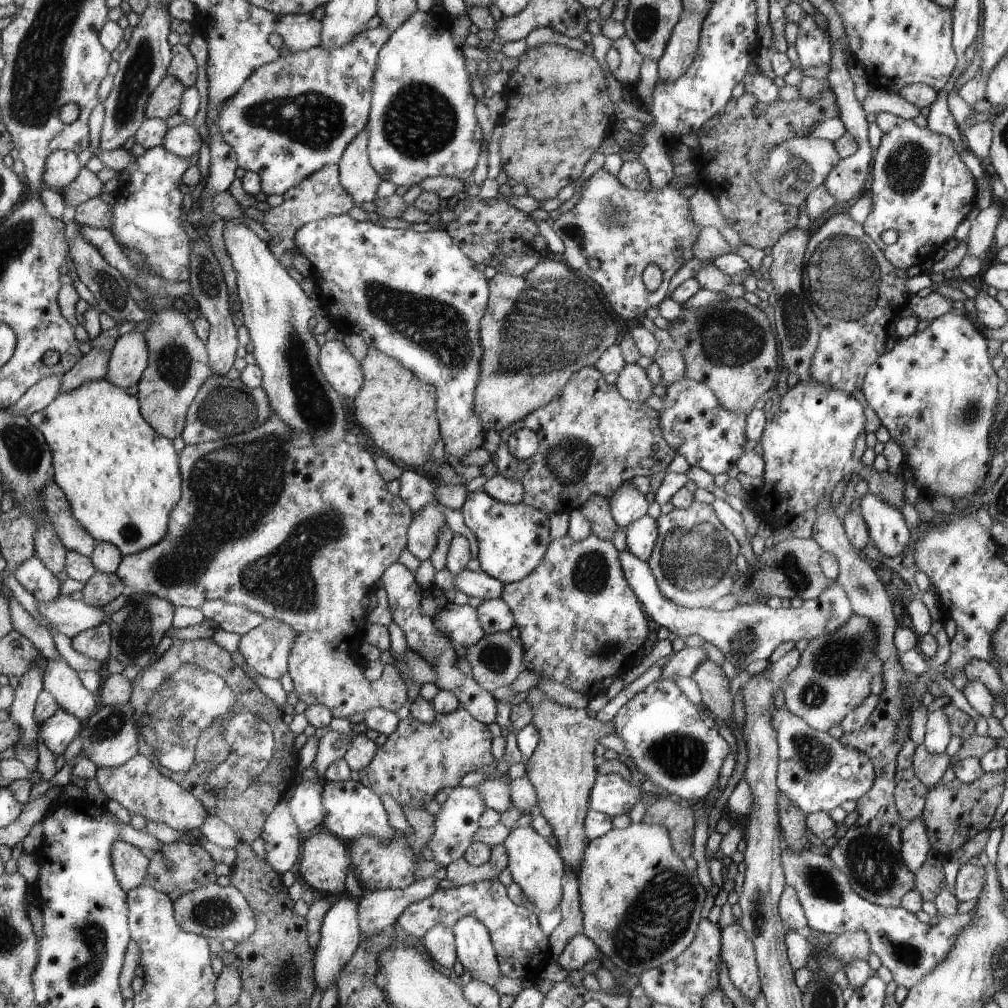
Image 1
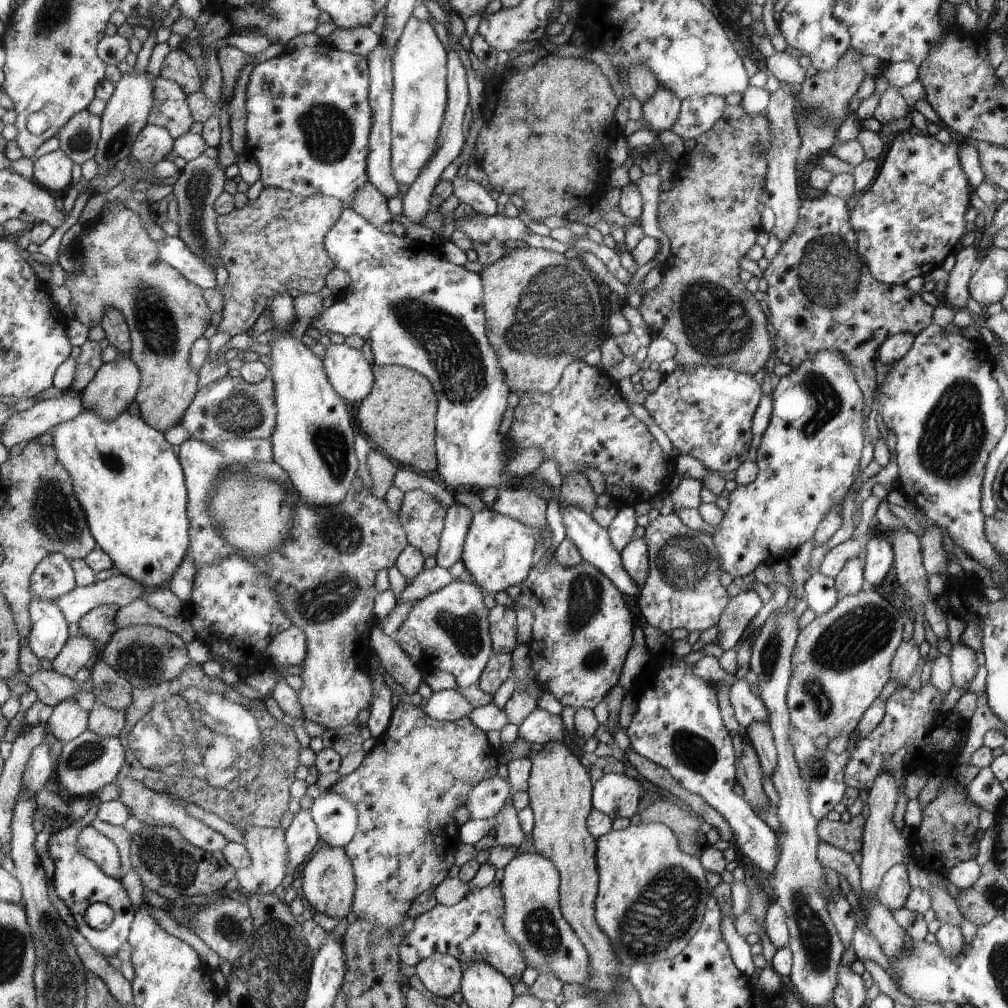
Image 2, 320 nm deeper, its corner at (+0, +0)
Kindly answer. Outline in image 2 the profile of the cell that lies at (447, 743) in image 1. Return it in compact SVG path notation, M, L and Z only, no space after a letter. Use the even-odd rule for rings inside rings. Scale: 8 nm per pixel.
M400 701L395 707L393 707L392 716L390 722L384 730L382 736L375 738L374 747L365 754L362 764L349 775L341 777L337 782L331 786L332 793L338 793L344 795L347 799L350 799L358 811L358 826L357 834L354 838L345 846L345 853L351 860L354 878L355 878L355 893L354 893L354 914L358 919L363 921L370 921L372 924L384 927L387 929L396 929L402 926L404 920L406 920L407 913L411 907L412 902L417 896L420 896L422 892L435 889L440 883L444 882L448 878L448 871L452 868L452 862L446 864L440 864L440 858L446 854L444 850L448 848L456 848L458 846L458 824L454 820L454 812L456 808L464 806L467 800L477 784L480 784L483 780L488 780L494 777L494 770L498 766L498 760L496 760L496 749L486 740L486 734L481 730L478 730L477 725L469 719L469 717L461 718L456 722L442 722L437 721L434 718L429 717L425 710L422 710L419 706L407 704L404 701Z

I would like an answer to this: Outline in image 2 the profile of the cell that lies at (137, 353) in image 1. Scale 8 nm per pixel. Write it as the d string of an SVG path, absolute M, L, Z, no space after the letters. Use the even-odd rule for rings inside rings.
M119 354L115 362L103 364L94 378L81 393L82 406L86 410L97 413L104 420L113 421L124 413L124 410L134 402L138 388L141 388L141 371L137 363L129 356Z

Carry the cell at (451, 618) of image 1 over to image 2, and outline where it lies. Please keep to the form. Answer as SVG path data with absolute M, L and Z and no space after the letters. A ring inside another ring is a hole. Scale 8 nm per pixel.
M454 579L450 582L449 585L444 586L440 590L433 592L414 603L413 609L411 613L407 616L407 619L400 626L399 631L396 632L393 637L394 640L404 649L404 652L413 660L419 664L421 662L427 661L432 665L433 669L438 668L438 670L444 670L444 672L450 672L452 676L454 676L457 684L457 689L465 689L466 687L472 687L473 684L479 683L481 680L481 676L485 672L485 668L489 662L489 660L493 656L493 641L492 641L492 632L490 632L490 624L489 624L489 609L484 605L484 591L476 584L470 582L462 582L462 580Z

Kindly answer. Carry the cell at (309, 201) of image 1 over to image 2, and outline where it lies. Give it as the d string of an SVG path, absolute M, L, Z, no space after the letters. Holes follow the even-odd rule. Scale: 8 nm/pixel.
M264 187L256 200L249 200L243 208L235 208L227 215L219 215L217 229L221 238L219 259L229 272L226 285L216 289L224 297L222 321L217 326L220 332L233 337L248 332L264 312L268 300L274 295L284 295L296 288L303 293L320 292L326 284L326 274L334 268L334 260L325 248L325 236L341 218L346 206L340 199L314 195L303 197L287 190Z

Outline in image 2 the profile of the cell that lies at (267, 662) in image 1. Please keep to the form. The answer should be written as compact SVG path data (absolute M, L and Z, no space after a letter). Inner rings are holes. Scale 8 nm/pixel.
M296 625L287 628L274 638L267 647L266 657L270 658L272 667L280 669L289 666L301 666L306 658L307 638L305 632Z

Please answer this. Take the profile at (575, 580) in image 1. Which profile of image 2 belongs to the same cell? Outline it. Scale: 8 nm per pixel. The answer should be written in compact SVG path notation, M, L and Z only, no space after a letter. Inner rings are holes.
M542 558L536 566L530 569L529 576L524 582L519 584L519 587L521 588L520 597L514 601L512 608L517 610L522 607L528 607L533 612L534 622L532 636L528 646L529 655L531 656L531 668L536 674L536 683L540 686L542 692L548 691L554 694L563 706L572 706L572 708L577 709L582 707L593 709L596 704L600 704L600 702L604 700L604 696L608 694L608 690L618 684L620 670L622 670L628 651L632 648L632 628L634 628L635 625L634 622L632 622L632 614L630 614L630 610L628 610L628 606L626 606L626 602L624 602L624 596L616 590L617 585L615 585L605 573L600 572L594 565L587 563L585 560L577 564L576 567L568 568L564 567L554 558L548 562Z

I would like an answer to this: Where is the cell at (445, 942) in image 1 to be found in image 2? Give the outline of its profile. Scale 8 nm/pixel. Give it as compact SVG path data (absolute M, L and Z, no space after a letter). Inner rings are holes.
M433 951L433 955L417 963L414 970L428 992L434 996L450 998L460 990L464 964L452 955Z

